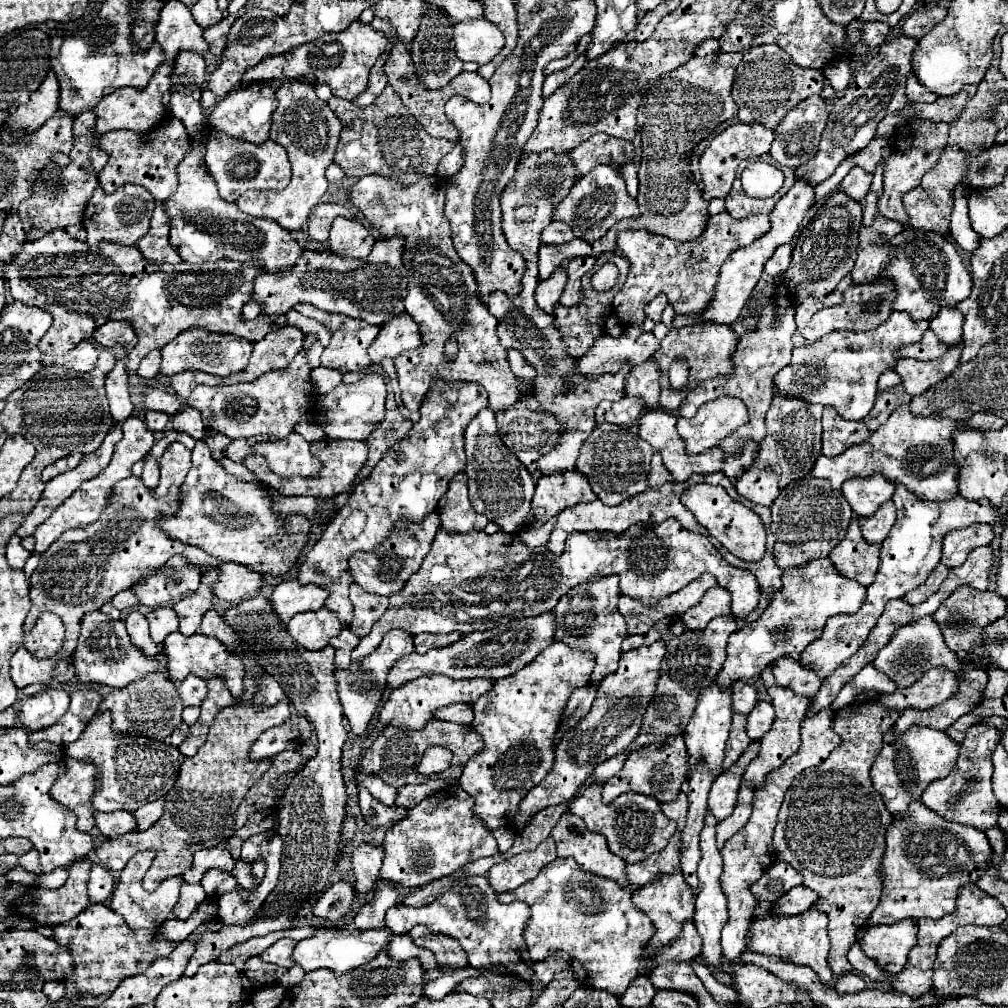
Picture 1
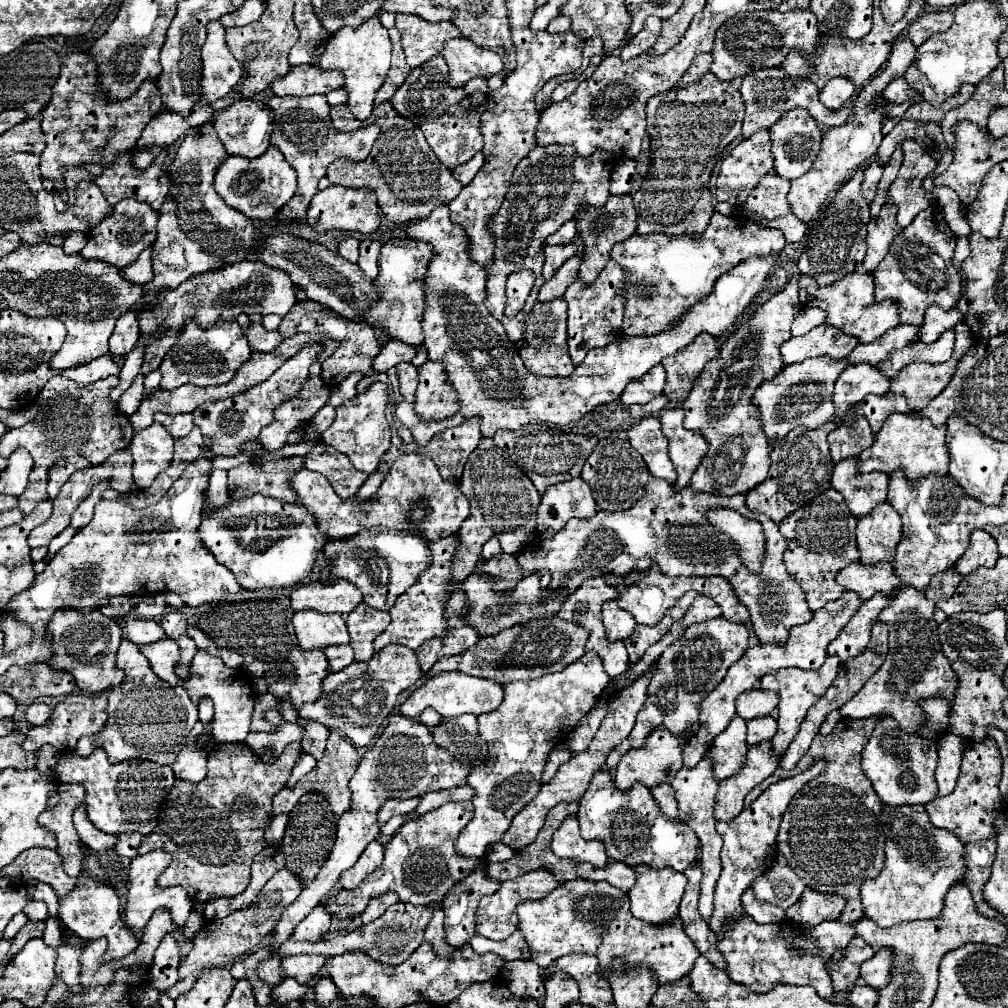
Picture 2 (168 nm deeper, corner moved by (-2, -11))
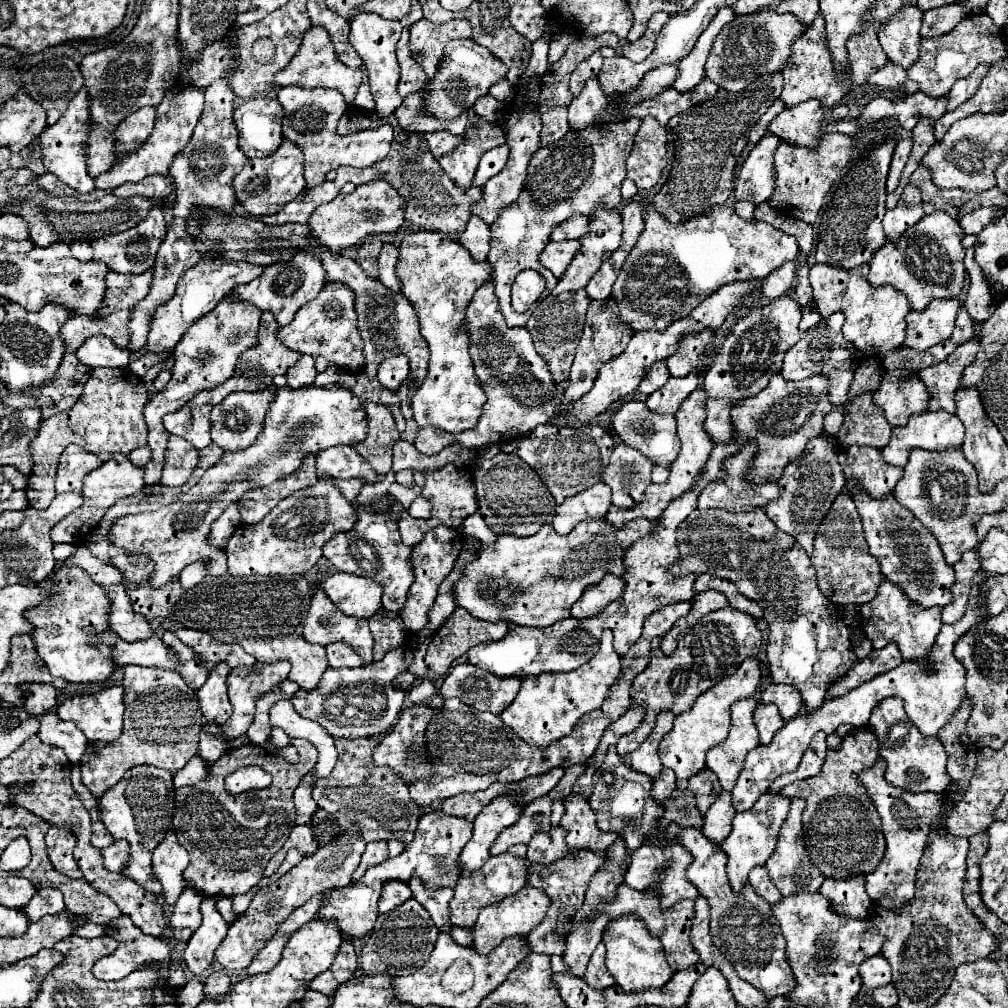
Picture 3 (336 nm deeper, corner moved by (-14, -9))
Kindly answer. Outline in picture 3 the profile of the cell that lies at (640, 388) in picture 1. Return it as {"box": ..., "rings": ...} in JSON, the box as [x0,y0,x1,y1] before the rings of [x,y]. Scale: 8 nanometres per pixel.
{"box":[639,361,669,397],"rings":[[[659,361],[659,365],[651,365],[651,369],[647,371],[647,377],[643,379],[643,385],[639,385],[639,391],[647,397],[653,391],[661,389],[669,379],[669,369],[663,361]]]}

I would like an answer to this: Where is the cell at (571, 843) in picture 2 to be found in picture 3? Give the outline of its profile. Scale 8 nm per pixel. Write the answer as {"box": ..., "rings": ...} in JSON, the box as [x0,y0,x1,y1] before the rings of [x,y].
{"box":[561,795,617,853],"rings":[[[571,795],[565,799],[565,815],[561,827],[567,829],[567,845],[575,849],[589,849],[593,853],[605,853],[605,849],[617,839],[617,833],[603,833],[595,823],[595,813],[585,797]]]}

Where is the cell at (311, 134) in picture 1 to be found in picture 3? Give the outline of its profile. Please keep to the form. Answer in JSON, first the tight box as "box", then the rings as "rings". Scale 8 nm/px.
{"box":[277,87,393,187],"rings":[[[283,87],[277,93],[277,101],[283,105],[283,137],[293,141],[305,155],[305,179],[307,187],[315,187],[325,181],[325,173],[341,165],[349,167],[369,167],[375,161],[387,157],[393,129],[391,125],[381,125],[377,129],[357,131],[347,137],[335,133],[335,125],[345,111],[345,101],[339,91],[331,89],[303,89],[303,87]]]}

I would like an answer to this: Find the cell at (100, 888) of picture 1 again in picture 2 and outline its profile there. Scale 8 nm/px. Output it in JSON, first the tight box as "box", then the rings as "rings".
{"box":[59,867,137,961],"rings":[[[87,867],[81,869],[79,883],[71,891],[71,895],[67,895],[67,899],[59,897],[59,917],[67,929],[71,929],[73,933],[77,933],[83,939],[107,937],[109,951],[103,957],[103,961],[125,957],[127,953],[131,953],[137,947],[137,937],[121,921],[121,905],[119,905],[119,897],[115,893],[115,889],[109,883],[103,883],[103,881],[97,881],[95,877],[91,877]]]}

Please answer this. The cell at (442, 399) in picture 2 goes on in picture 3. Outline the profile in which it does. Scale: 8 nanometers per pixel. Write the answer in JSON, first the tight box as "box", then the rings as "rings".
{"box":[397,231,493,433],"rings":[[[417,231],[417,233],[409,233],[405,235],[401,247],[399,247],[401,255],[397,261],[397,275],[403,283],[403,295],[413,303],[413,307],[417,309],[417,315],[421,319],[421,333],[433,353],[433,365],[429,365],[429,373],[427,379],[423,381],[423,385],[417,389],[415,397],[413,397],[413,417],[415,423],[419,427],[439,427],[451,433],[461,433],[467,429],[473,429],[481,417],[481,407],[487,403],[485,393],[477,381],[477,375],[473,371],[473,361],[469,355],[469,333],[465,329],[465,309],[467,303],[471,301],[473,293],[489,283],[493,279],[493,269],[491,263],[487,261],[473,261],[471,253],[455,239],[449,237],[445,233],[439,231]]]}

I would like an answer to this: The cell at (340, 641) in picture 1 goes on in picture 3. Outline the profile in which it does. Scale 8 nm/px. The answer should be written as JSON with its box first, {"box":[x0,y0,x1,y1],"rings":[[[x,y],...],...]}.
{"box":[325,643,363,667],"rings":[[[331,643],[325,647],[325,651],[327,651],[329,667],[361,667],[363,665],[361,657],[349,645]]]}

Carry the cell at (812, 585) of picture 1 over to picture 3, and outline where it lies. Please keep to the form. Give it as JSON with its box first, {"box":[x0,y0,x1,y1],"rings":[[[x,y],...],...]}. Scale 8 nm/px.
{"box":[659,657,761,781],"rings":[[[749,657],[739,665],[739,669],[731,675],[719,681],[719,685],[711,687],[711,691],[701,693],[701,697],[695,701],[693,709],[687,713],[681,713],[673,721],[673,729],[663,737],[659,745],[659,757],[661,763],[669,769],[675,771],[675,777],[679,781],[687,781],[701,769],[705,769],[705,753],[713,745],[721,743],[727,733],[729,733],[729,707],[737,699],[747,699],[755,697],[757,685],[761,683],[761,669],[759,669],[759,659]]]}

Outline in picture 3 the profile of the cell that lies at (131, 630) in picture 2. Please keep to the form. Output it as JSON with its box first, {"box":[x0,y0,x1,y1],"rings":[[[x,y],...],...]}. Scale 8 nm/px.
{"box":[103,585,153,643],"rings":[[[109,585],[109,587],[103,587],[103,589],[105,589],[105,593],[111,601],[109,621],[107,621],[111,631],[117,633],[123,641],[129,641],[129,643],[149,639],[153,635],[153,629],[143,615],[133,611],[125,587],[123,585]]]}

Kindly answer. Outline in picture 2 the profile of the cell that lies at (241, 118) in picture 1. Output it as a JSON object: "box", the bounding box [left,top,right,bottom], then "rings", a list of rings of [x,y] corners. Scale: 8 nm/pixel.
{"box":[213,99,273,157],"rings":[[[239,99],[233,105],[229,105],[227,109],[219,111],[213,127],[217,131],[219,141],[223,143],[225,151],[229,155],[241,155],[241,157],[259,157],[267,151],[269,147],[269,137],[273,131],[273,115],[271,115],[271,107],[267,107],[267,103],[263,101],[255,101],[255,99]]]}

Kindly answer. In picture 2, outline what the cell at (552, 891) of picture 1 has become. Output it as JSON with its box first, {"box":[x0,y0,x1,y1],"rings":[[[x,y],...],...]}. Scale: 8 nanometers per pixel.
{"box":[517,879,699,983],"rings":[[[573,879],[561,883],[543,899],[519,903],[517,915],[519,931],[531,951],[531,961],[535,961],[541,969],[557,957],[589,953],[599,957],[599,977],[605,981],[611,977],[611,961],[621,959],[627,973],[635,971],[639,965],[647,965],[659,983],[673,983],[689,975],[695,959],[699,957],[695,943],[691,943],[687,933],[683,933],[679,917],[665,925],[639,921],[629,911],[629,895],[603,881],[591,883],[587,879]]]}

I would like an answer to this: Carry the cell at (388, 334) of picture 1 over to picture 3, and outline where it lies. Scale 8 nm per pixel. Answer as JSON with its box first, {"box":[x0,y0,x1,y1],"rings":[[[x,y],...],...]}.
{"box":[377,355,409,393],"rings":[[[397,355],[397,357],[385,359],[379,363],[377,379],[379,379],[381,387],[397,393],[401,383],[407,379],[407,373],[409,373],[409,359],[403,355]]]}

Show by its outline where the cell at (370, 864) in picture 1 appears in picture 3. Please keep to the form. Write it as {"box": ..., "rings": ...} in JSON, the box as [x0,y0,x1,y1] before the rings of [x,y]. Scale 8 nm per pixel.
{"box":[353,841,387,879],"rings":[[[371,841],[367,843],[367,849],[361,857],[359,867],[353,871],[353,879],[363,877],[363,873],[371,867],[371,865],[379,865],[387,859],[387,841]]]}

